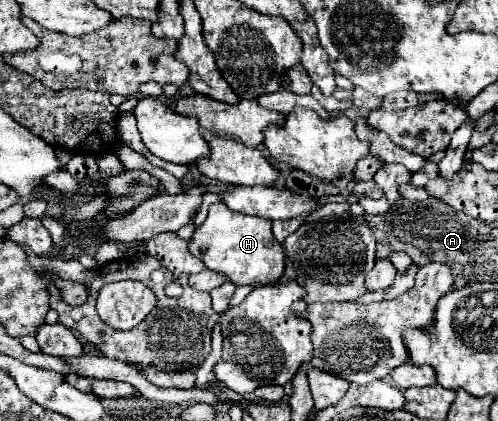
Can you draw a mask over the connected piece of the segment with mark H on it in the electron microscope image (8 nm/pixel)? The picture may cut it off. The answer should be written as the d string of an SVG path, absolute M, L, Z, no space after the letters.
M219 201L209 207L207 219L193 233L189 251L203 259L209 269L223 273L233 285L271 285L277 283L285 271L285 251L271 233L271 221L241 215Z

